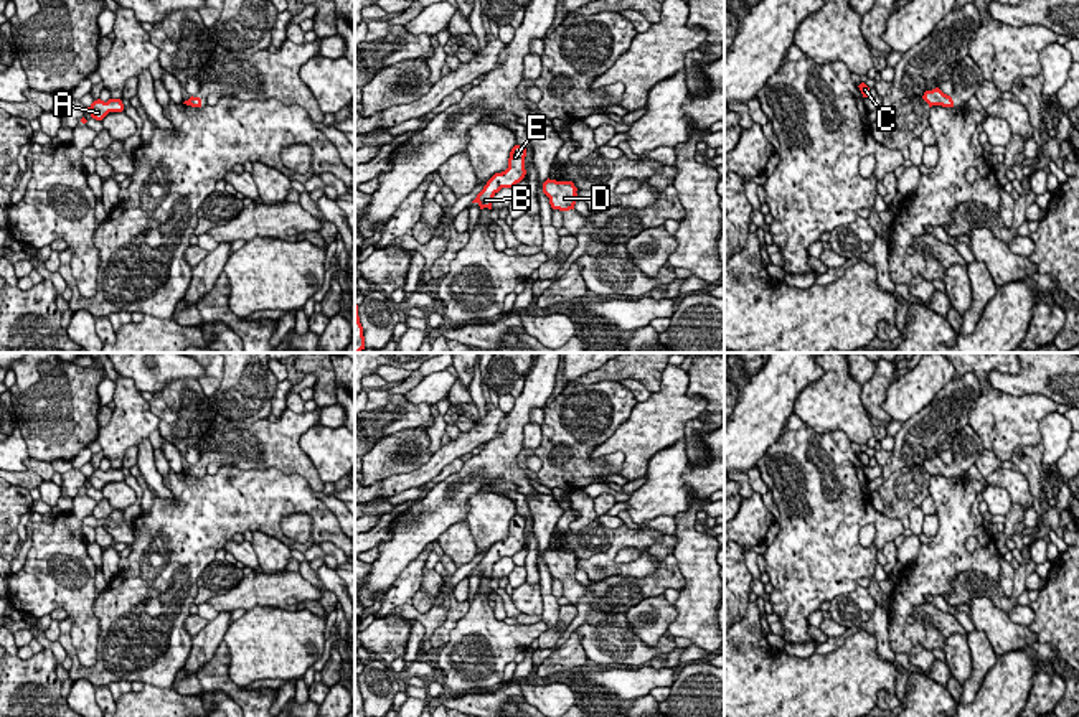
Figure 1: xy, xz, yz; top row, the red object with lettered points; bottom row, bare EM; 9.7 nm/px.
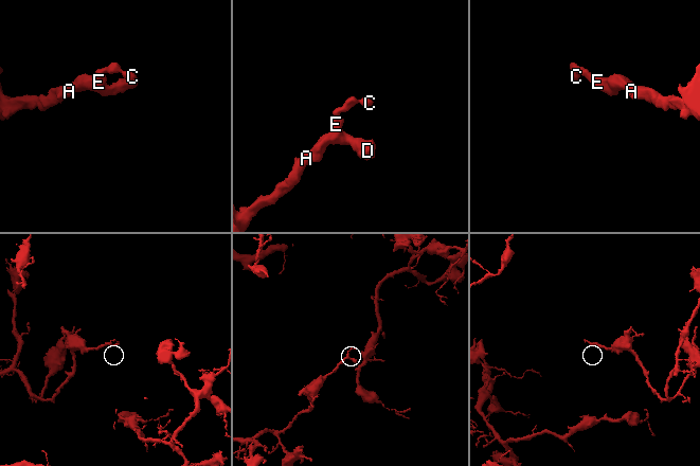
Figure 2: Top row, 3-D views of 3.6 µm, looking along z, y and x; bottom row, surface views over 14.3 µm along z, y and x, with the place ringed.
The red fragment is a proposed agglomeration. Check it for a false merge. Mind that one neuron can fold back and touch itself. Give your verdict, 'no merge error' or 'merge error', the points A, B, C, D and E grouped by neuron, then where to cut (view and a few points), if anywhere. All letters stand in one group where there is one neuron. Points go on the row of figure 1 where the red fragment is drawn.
no merge error; A B C D E; no cut

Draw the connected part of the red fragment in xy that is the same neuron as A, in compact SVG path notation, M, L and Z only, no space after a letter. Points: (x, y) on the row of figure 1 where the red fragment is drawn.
M97 99L89 107L86 107L86 110L92 119L102 120L109 112L122 112L124 104L120 99L109 99L107 102Z

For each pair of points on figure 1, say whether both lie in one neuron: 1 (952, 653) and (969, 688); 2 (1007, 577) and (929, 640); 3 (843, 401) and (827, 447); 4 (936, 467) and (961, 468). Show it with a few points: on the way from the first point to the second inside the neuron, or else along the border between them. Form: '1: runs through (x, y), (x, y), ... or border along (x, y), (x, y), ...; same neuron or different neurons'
1: border along (969, 642), (970, 676), (962, 684); different neurons
2: border along (1002, 557), (998, 582); different neurons
3: border along (797, 416), (819, 432), (842, 431), (850, 442); different neurons
4: runs through (942, 468), (954, 468); same neuron

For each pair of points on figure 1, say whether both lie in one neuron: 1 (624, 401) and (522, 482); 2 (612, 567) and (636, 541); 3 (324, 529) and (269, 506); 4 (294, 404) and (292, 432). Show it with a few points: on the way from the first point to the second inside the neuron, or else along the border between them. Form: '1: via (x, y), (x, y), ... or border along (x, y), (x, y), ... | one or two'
1: border along (517, 462), (517, 467), (530, 478) | two
2: via (611, 557), (611, 552), (626, 541) | one
3: via (317, 515), (307, 505), (284, 505) | one
4: border along (287, 407), (302, 414) | two

